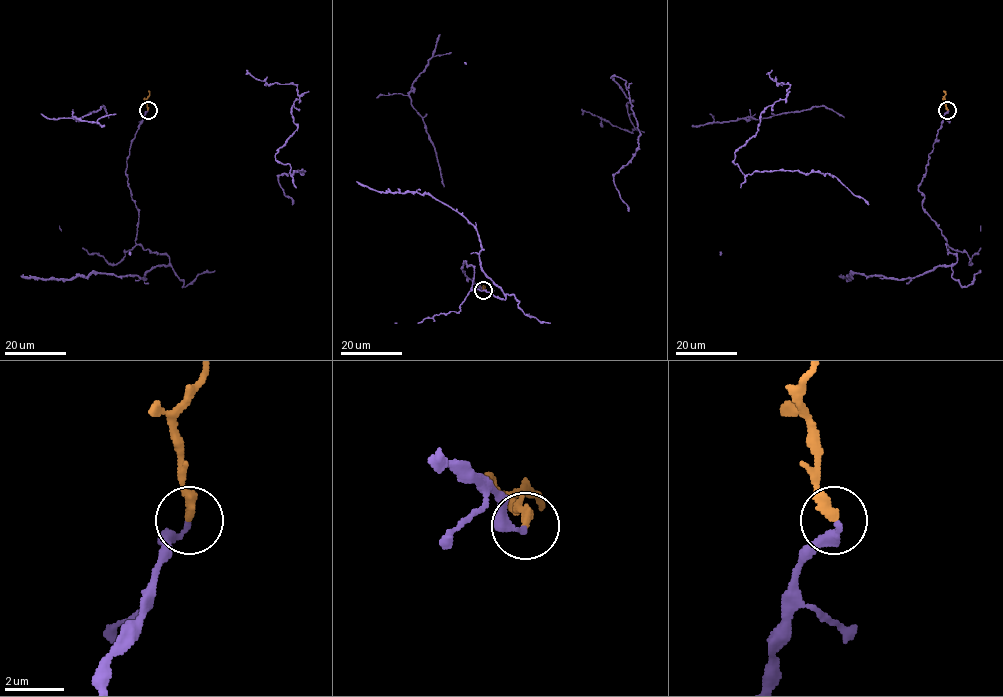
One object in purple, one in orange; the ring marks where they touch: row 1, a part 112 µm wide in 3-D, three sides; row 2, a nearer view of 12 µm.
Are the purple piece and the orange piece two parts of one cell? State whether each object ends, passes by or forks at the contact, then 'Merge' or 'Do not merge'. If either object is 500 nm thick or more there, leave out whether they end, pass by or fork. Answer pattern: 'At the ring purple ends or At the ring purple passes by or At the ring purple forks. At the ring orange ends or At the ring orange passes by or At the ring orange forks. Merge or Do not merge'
At the ring purple ends. At the ring orange ends. Merge

